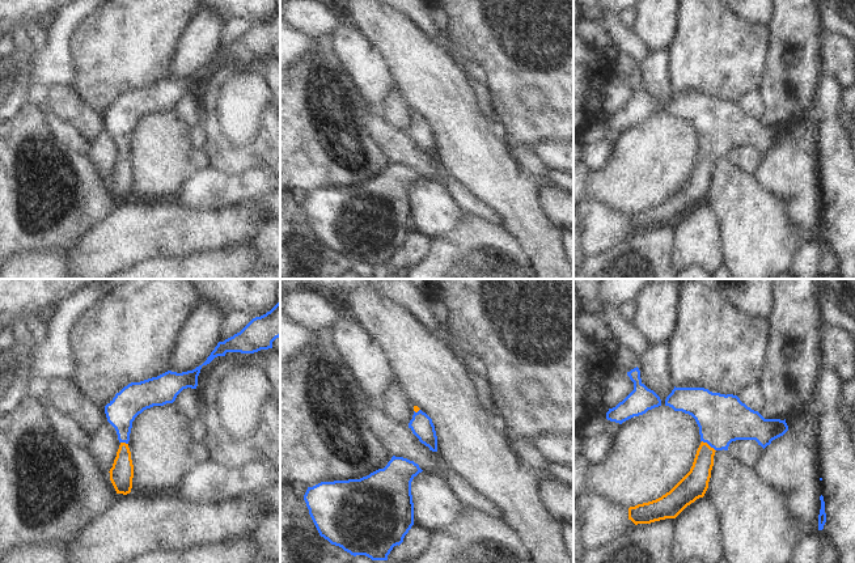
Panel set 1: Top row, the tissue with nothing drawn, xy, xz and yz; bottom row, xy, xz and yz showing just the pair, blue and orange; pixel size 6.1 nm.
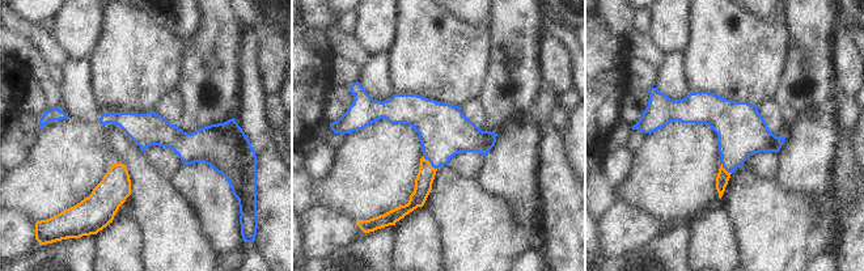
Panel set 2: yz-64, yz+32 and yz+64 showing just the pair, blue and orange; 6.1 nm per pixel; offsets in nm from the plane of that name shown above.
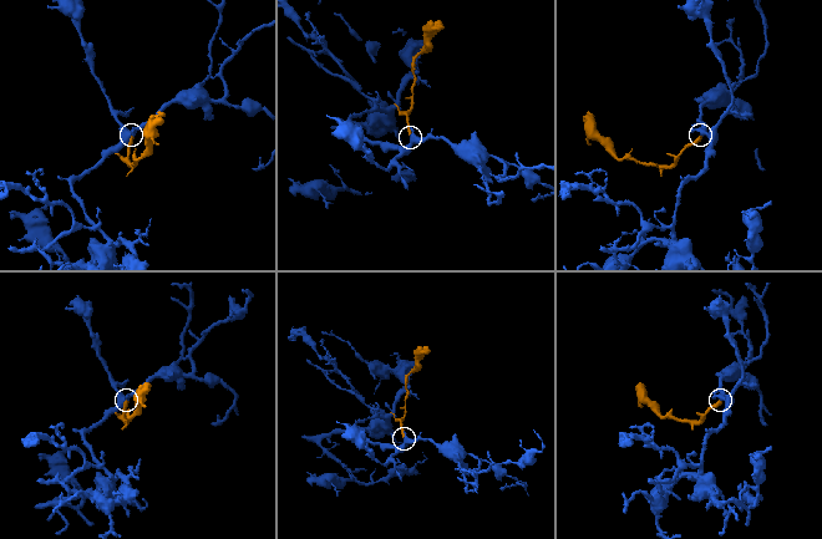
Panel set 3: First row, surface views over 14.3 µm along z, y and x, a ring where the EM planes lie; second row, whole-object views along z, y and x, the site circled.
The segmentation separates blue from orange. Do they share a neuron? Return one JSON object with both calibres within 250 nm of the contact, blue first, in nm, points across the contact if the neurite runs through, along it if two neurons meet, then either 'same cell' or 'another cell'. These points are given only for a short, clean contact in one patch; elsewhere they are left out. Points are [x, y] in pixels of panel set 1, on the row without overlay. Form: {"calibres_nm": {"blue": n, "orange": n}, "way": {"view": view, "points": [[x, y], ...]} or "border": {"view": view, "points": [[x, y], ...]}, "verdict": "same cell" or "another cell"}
{"calibres_nm": {"blue": 300, "orange": 160}, "way": {"view": "yz", "points": [[722, 126], [715, 143], [709, 151], [695, 189]]}, "verdict": "same cell"}

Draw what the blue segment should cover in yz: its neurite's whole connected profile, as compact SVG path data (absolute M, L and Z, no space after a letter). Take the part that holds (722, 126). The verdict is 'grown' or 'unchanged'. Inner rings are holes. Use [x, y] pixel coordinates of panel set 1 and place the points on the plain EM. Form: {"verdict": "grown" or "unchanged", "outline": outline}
{"verdict": "grown", "outline": "M674 93L665 113L691 122L699 134L702 149L690 178L669 199L628 215L628 227L635 232L676 225L687 212L703 204L716 157L728 157L736 147L755 147L765 156L788 137L786 126L765 126L737 102L712 100L704 94Z"}

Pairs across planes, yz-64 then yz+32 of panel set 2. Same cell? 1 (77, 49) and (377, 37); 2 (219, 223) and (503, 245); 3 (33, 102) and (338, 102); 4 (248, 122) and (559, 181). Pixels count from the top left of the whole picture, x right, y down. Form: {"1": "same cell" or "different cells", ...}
{"1": "same cell", "2": "different cells", "3": "same cell", "4": "same cell"}

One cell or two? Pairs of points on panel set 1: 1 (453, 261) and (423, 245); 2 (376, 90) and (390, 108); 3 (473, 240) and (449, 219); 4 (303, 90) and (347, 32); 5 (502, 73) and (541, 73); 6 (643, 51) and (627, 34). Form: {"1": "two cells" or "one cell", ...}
{"1": "two cells", "2": "two cells", "3": "two cells", "4": "two cells", "5": "one cell", "6": "one cell"}

